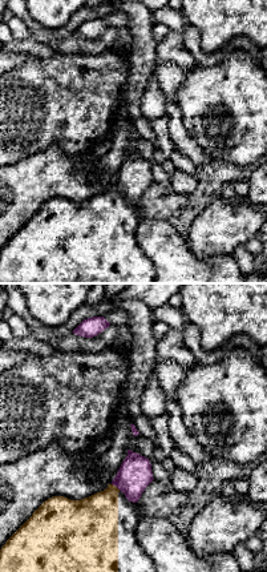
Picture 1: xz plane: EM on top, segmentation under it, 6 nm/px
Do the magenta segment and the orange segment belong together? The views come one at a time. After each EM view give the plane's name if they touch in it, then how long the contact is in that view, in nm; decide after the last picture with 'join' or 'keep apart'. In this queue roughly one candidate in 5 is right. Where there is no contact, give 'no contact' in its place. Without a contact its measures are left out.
contact in xz; length 70 nm

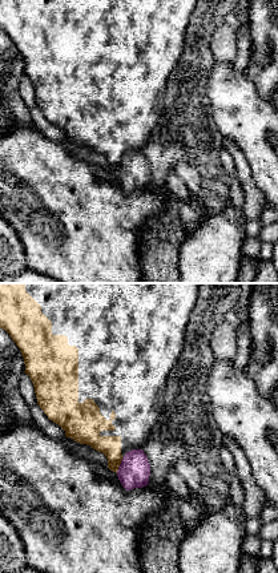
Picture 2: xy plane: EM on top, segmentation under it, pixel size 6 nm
contact in xy; length 100 nm

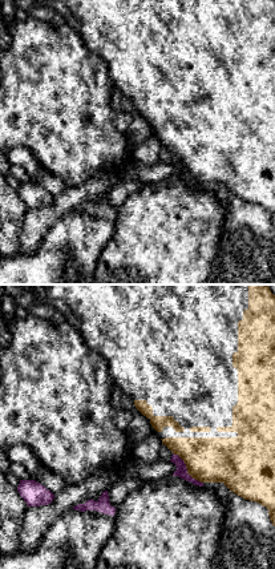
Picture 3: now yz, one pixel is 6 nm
contact in yz; length 260 nm

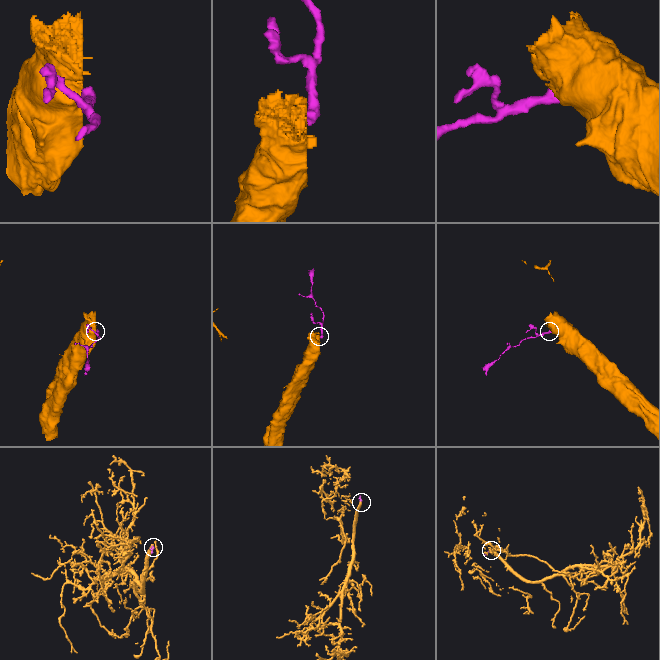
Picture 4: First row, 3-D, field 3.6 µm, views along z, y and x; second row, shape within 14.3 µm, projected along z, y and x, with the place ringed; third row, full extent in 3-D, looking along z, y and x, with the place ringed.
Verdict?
keep apart

